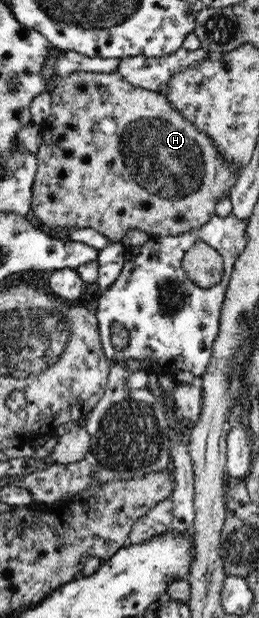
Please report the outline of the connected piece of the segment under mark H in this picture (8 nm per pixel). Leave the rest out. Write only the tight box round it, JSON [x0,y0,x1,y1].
[30,71,241,243]

